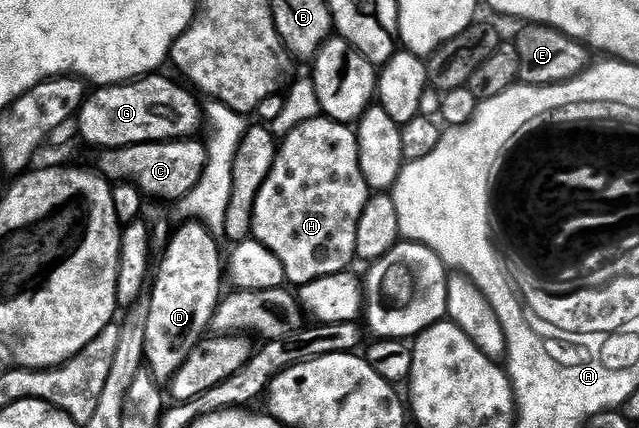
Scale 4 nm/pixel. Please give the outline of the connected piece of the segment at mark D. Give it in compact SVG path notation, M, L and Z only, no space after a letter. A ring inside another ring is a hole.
M179 223L173 229L168 243L165 245L166 253L162 261L157 261L156 275L152 280L152 287L148 292L150 313L148 314L148 326L146 327L146 341L144 342L144 364L151 376L158 382L169 382L174 375L184 366L188 354L207 335L210 328L210 320L214 317L214 311L218 308L218 301L224 295L224 252L218 249L219 241L209 233L208 229L199 223Z

